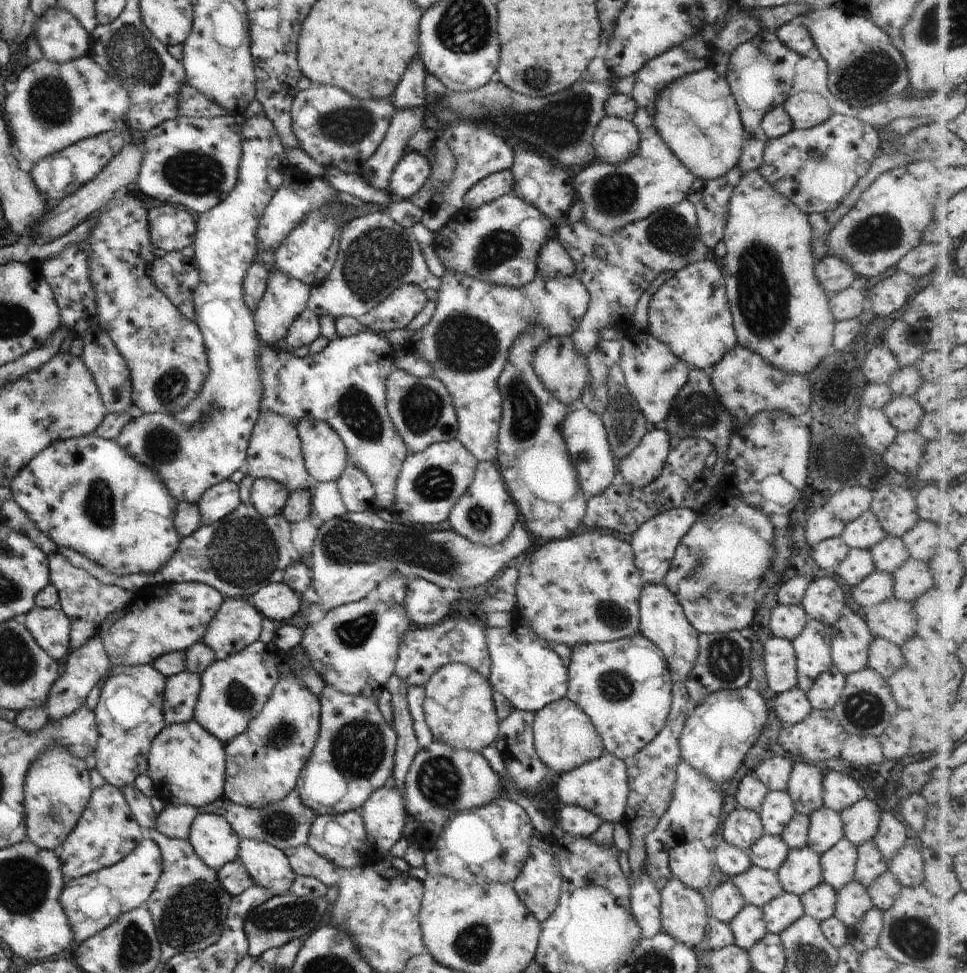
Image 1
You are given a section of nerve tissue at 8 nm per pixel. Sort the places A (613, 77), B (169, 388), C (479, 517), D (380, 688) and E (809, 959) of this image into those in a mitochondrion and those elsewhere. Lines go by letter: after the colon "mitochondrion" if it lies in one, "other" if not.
A: other
B: mitochondrion
C: mitochondrion
D: other
E: mitochondrion

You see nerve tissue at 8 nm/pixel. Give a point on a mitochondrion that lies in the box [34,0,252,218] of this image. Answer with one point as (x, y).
(129, 53)

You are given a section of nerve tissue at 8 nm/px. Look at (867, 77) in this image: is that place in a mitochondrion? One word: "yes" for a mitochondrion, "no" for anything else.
yes

